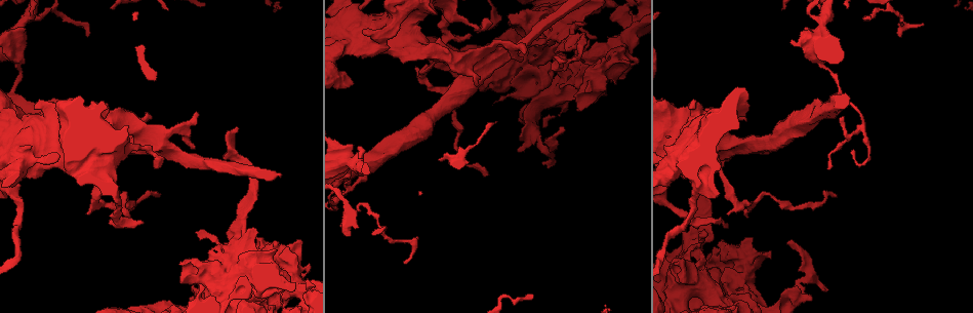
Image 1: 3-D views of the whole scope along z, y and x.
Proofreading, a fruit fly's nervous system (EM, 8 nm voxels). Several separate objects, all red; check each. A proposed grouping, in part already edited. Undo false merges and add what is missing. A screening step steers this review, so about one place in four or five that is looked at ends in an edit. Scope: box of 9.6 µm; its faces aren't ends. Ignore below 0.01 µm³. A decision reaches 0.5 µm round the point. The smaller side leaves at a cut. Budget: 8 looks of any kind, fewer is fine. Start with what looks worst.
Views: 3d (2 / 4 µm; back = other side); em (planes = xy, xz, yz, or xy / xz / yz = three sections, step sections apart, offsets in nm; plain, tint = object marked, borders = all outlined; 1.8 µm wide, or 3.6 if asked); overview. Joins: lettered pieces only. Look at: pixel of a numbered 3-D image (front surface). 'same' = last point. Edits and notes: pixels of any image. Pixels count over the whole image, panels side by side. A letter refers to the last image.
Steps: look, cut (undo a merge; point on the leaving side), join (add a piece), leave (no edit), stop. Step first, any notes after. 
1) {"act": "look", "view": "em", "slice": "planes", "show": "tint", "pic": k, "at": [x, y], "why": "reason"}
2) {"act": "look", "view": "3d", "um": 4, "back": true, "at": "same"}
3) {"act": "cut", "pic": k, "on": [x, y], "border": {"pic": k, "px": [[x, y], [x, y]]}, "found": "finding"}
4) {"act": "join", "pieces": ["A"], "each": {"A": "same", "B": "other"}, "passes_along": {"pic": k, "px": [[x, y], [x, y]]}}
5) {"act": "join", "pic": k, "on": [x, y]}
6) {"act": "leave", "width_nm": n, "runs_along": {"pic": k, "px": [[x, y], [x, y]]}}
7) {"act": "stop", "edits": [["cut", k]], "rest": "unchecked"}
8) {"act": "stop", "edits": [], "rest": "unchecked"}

{"act": "look", "view": "em", "um": 3.6, "slice": "planes", "show": "borders", "pic": 1, "at": [410, 31], "why": "thick turns thin"}

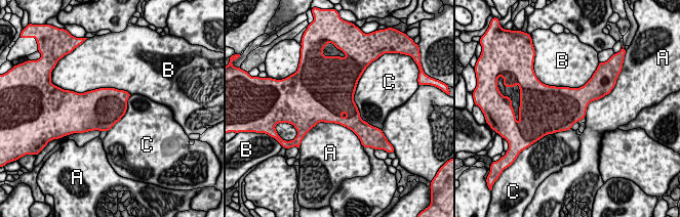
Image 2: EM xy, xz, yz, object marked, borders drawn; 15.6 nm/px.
{"act": "leave", "each": {"A": "other", "B": "other", "C": "other"}, "border": {"pic": 2, "px": [[359, 78], [354, 102], [370, 125]]}, "found": "all the same cell"}

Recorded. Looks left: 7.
{"act": "look", "view": "em", "slice": "xy", "step": 8, "show": "borders", "pic": 1, "at": [524, 54], "why": "an open end"}

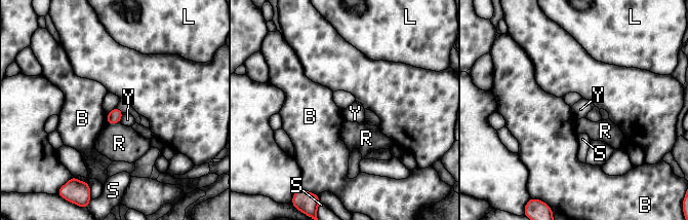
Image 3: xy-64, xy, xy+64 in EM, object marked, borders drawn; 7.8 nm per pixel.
{"act": "look", "view": "em", "slice": "planes", "show": "borders", "at": "same", "why": "another direction"}

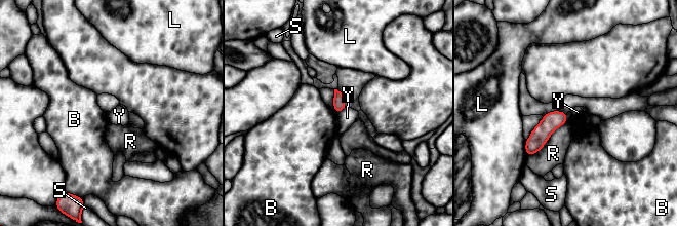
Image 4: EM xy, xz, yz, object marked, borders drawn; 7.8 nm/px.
{"act": "leave", "longest_contact_nm": ["R", 420], "each": {"B": "other", "L": "other", "R": "other", "S": "other", "Y": "other"}, "found": "no lettered piece goes on from it"}

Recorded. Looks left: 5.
{"act": "look", "view": "3d", "um": 2, "pic": 1, "at": [36, 106], "why": "free end"}

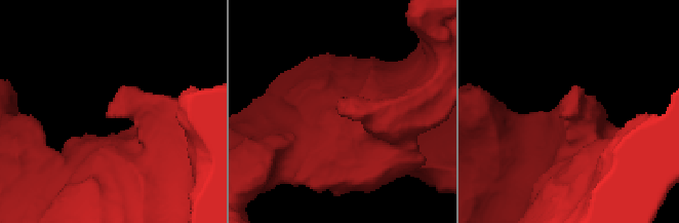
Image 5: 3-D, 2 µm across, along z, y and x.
{"act": "look", "view": "em", "slice": "planes", "show": "borders", "pic": 5, "at": [106, 114]}

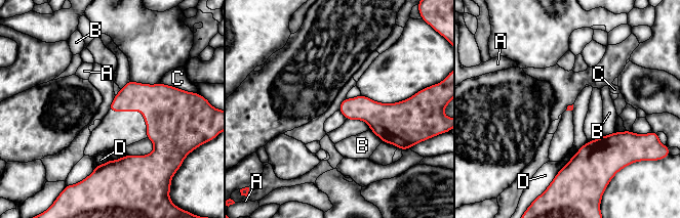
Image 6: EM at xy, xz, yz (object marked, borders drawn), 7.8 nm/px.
{"act": "leave", "each": {"A": "other", "B": "other", "C": "other", "D": "other"}, "border": {"pic": 6, "px": [[370, 129], [382, 141]]}, "found": "none of them fits"}

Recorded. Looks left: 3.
{"act": "stop", "edits": [], "rest": "unchecked"}

